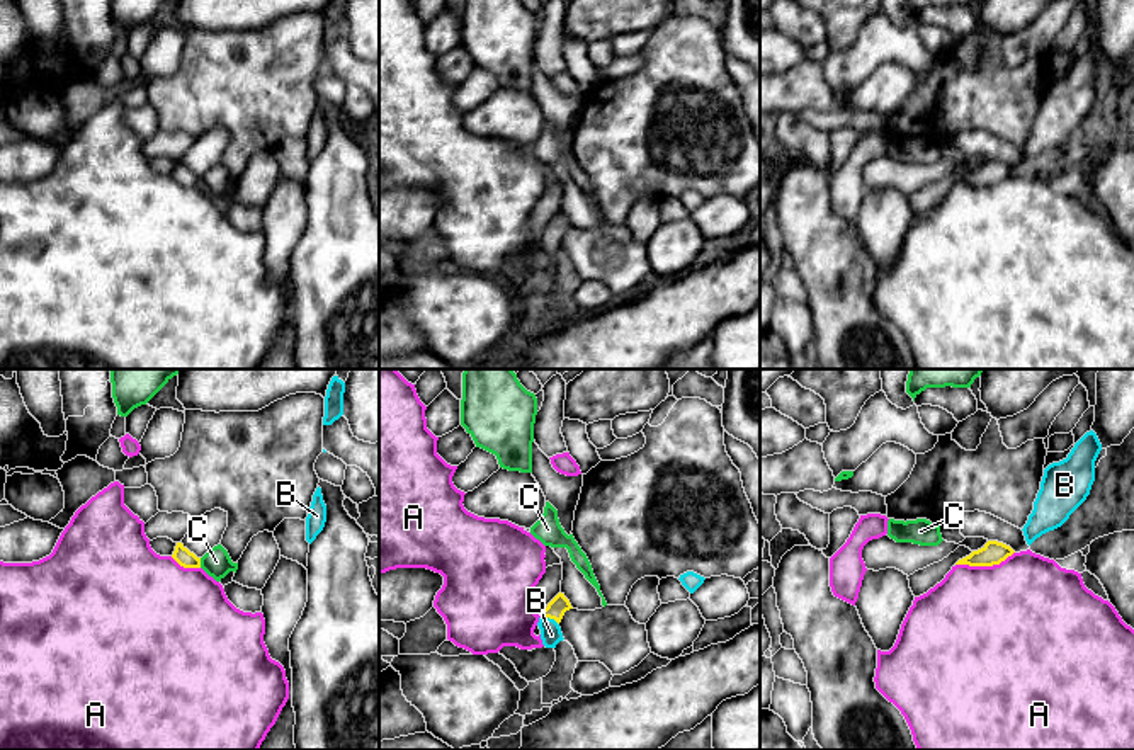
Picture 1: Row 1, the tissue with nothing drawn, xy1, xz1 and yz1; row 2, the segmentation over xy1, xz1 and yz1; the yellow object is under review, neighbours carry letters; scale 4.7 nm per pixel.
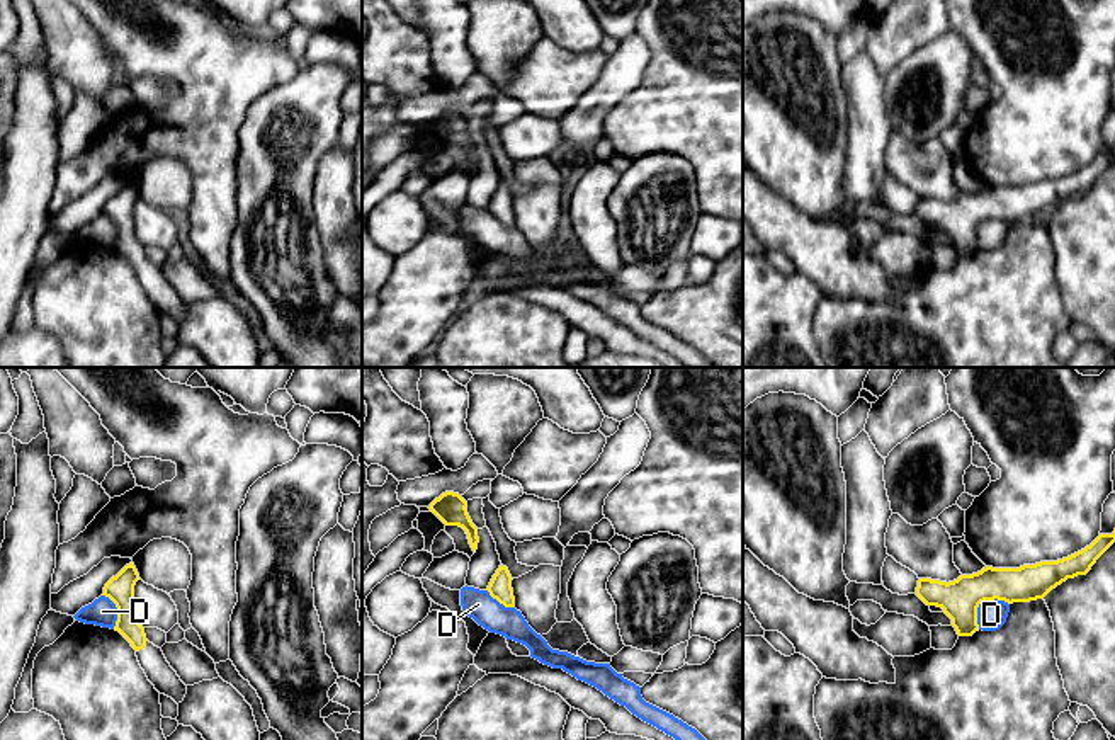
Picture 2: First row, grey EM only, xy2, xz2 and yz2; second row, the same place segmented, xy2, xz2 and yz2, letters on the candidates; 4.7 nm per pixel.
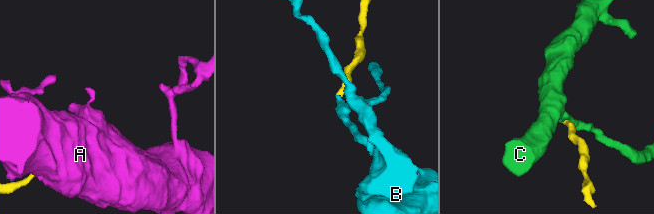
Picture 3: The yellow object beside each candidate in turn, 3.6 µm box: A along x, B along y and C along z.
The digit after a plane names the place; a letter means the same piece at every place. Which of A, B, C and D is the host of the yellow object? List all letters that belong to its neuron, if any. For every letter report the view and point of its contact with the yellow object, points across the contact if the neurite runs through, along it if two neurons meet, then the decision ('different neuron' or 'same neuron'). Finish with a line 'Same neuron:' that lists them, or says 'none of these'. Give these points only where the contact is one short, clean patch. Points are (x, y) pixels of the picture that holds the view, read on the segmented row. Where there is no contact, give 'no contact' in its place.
A: yz1 (985, 565) | different neuron
B: xz1 (549, 618) | across xz1 (560, 604), (549, 618), (551, 635) | same neuron
C: xy1 (199, 563) | along xy1 (199, 558), (201, 567) | different neuron
D: yz2 (981, 601) | along yz2 (1008, 603), (984, 599), (978, 608), (978, 628) | different neuron
Same neuron: B

